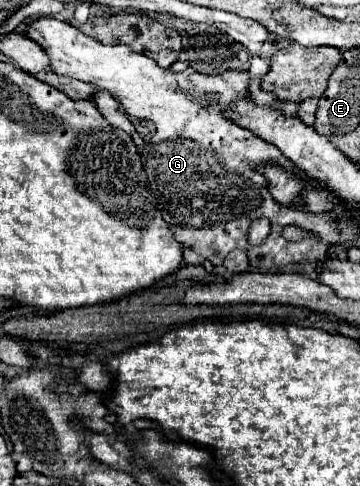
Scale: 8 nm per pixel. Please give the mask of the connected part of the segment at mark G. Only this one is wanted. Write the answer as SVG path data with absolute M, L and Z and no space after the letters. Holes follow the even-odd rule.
M41 18L33 22L27 28L27 36L49 54L53 72L93 82L95 86L109 90L129 116L149 118L155 122L157 134L141 150L143 168L151 192L157 196L163 218L173 230L177 242L193 248L215 266L221 266L225 256L235 248L247 252L253 268L275 268L291 262L323 264L327 260L327 246L339 240L339 226L343 220L329 210L309 212L299 206L279 204L269 194L265 174L257 168L273 162L289 174L295 174L297 166L285 158L277 146L261 140L257 134L229 118L229 106L233 106L233 100L249 94L251 76L247 70L199 74L193 72L193 68L185 68L179 74L169 72L159 68L153 58L139 54L125 44L105 46L57 18ZM213 94L219 94L217 102L201 102ZM257 218L267 218L271 222L271 232L263 244L253 246L247 240L247 234L251 222ZM287 224L297 224L321 238L287 242L281 234Z

